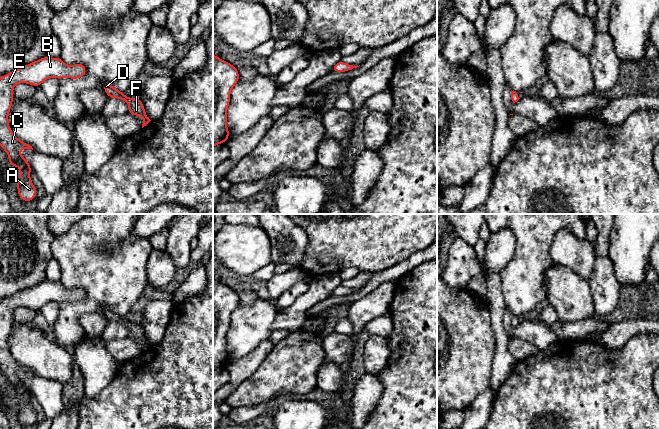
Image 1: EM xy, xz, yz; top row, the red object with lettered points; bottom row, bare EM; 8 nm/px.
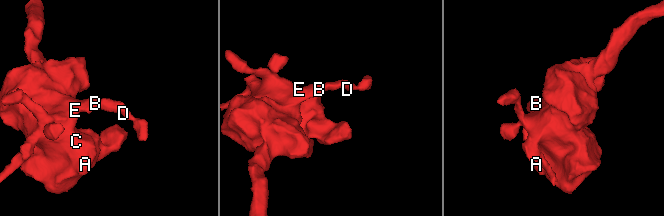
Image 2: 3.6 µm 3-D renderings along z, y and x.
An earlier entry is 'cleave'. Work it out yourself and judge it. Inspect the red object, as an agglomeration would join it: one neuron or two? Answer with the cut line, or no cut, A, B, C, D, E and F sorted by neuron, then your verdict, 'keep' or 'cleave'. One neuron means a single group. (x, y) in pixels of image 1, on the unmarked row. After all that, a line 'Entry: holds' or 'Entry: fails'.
no cut; A B C D E F; keep
Entry: fails

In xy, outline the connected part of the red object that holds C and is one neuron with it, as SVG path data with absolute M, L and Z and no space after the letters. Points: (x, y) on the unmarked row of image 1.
M45 280L0 302L0 370L9 380L8 388L21 394L16 408L18 420L25 426L35 423L36 412L30 403L32 392L29 386L21 380L20 373L33 374L33 372L19 364L9 350L8 339L14 323L13 311L18 307L39 311L48 302L79 303L86 298L86 295L83 288L69 290L60 281Z

